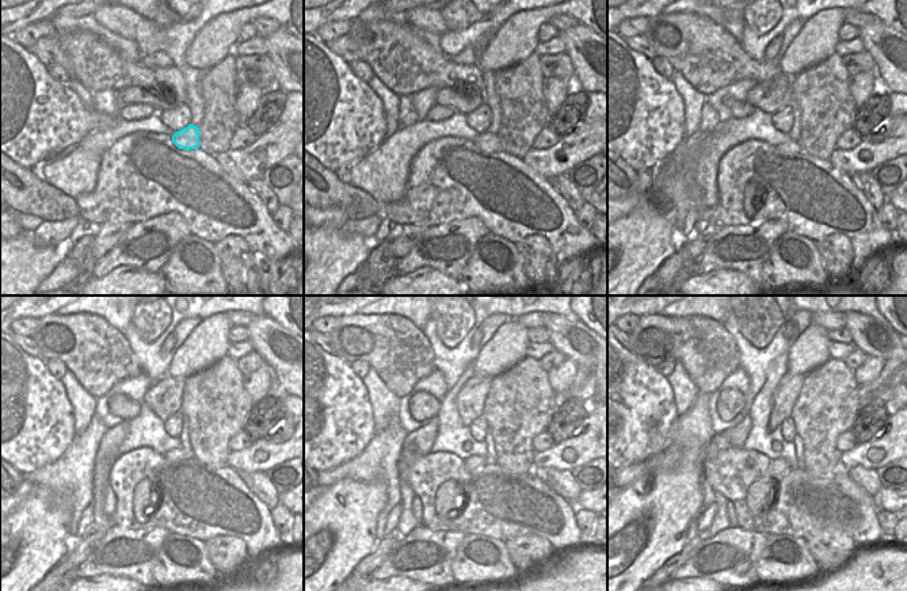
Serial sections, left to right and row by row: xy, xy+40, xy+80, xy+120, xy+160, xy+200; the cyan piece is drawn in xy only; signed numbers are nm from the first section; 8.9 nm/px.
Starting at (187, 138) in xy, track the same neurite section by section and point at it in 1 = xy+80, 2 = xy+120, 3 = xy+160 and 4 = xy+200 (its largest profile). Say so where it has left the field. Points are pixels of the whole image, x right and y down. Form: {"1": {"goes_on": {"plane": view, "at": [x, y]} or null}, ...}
{"1": {"goes_on": {"plane": "xy+80", "at": [791, 147]}}, "2": {"goes_on": {"plane": "xy+120", "at": [174, 454]}}, "3": {"goes_on": {"plane": "xy+160", "at": [473, 462]}}, "4": {"goes_on": {"plane": "xy+200", "at": [759, 496]}}}

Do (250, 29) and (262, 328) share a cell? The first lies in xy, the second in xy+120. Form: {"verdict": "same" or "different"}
{"verdict": "different"}

